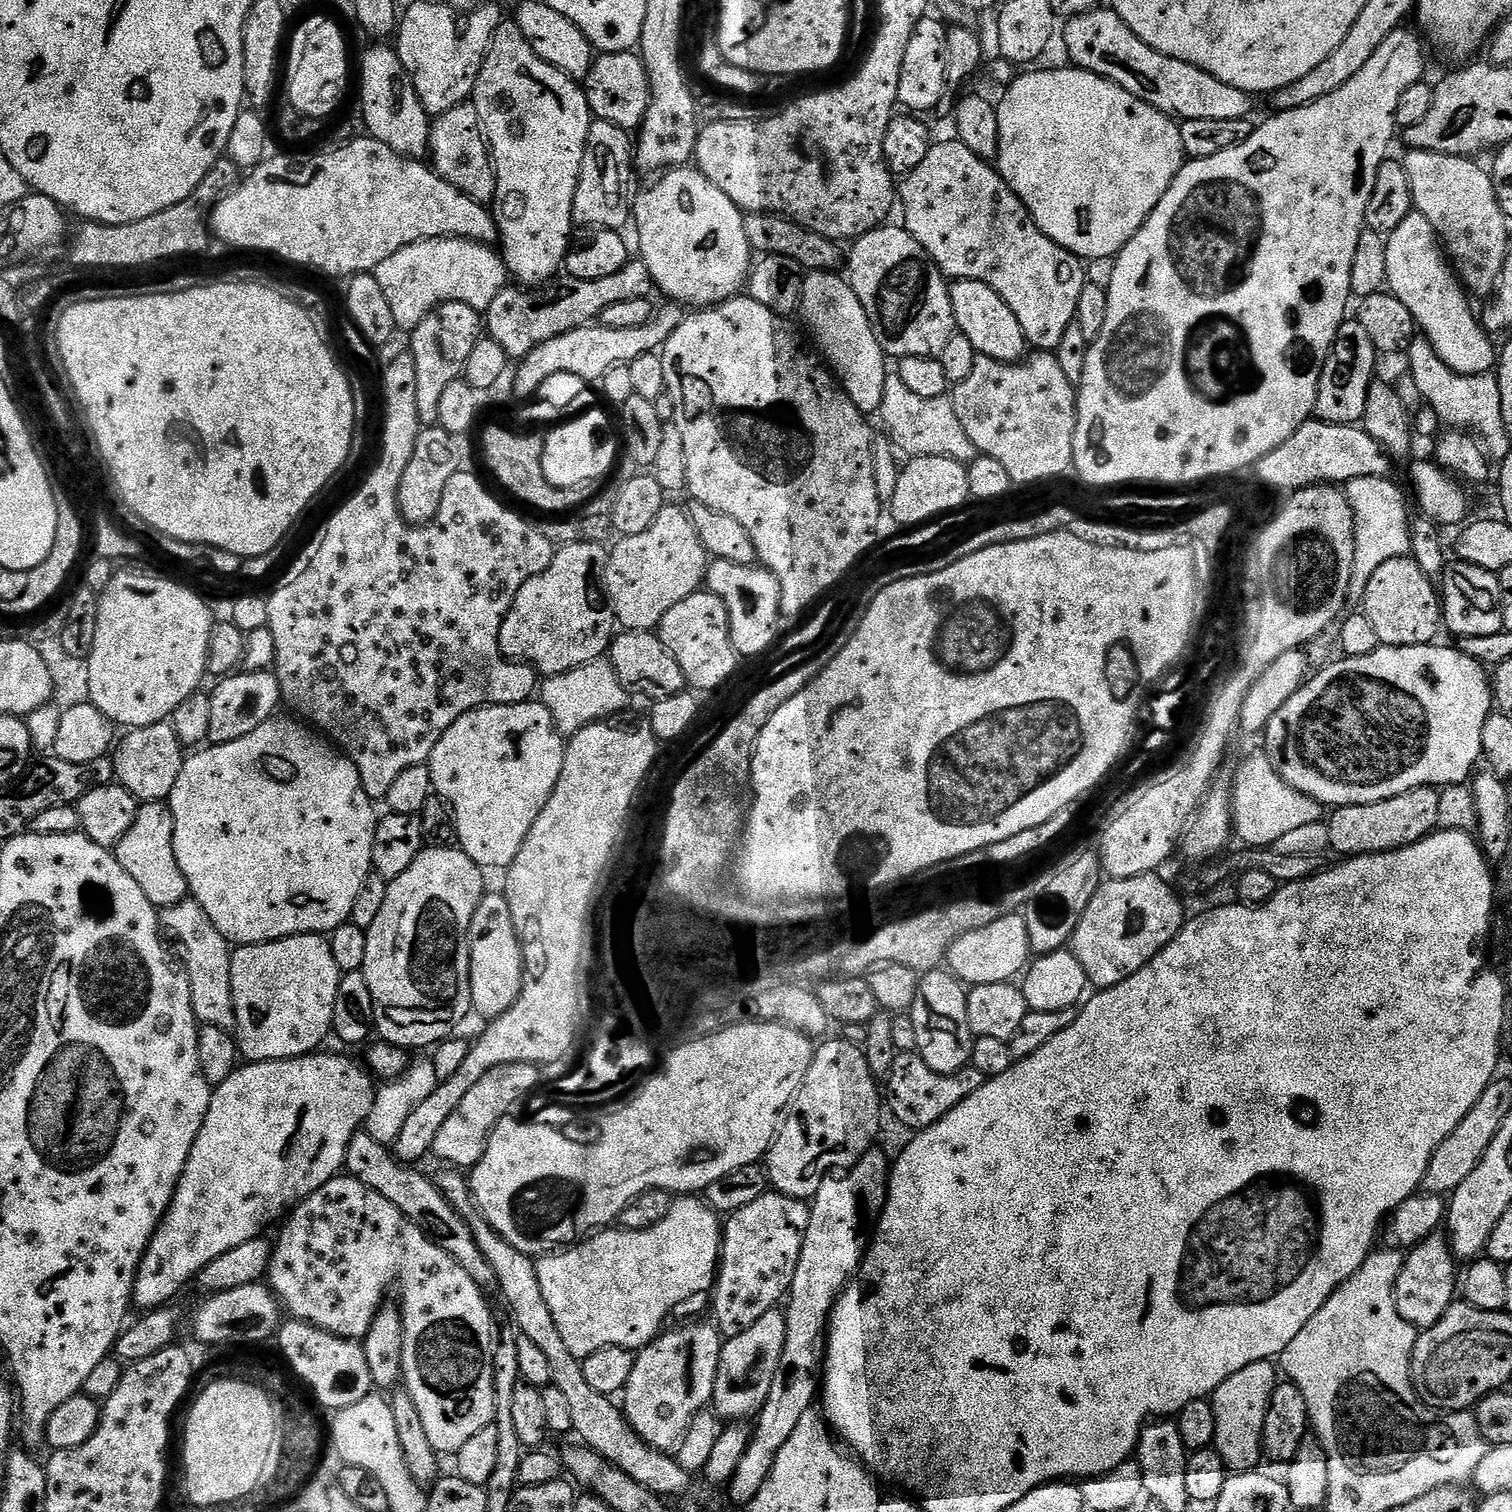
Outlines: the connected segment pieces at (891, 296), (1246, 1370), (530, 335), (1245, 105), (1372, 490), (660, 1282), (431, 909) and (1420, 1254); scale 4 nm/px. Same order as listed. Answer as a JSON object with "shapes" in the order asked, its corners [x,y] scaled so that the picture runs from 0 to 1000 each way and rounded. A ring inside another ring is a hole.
{"shapes":[[[[587,150],[579,151],[563,162],[563,170],[561,172],[560,185],[563,188],[567,200],[570,200],[570,205],[573,205],[573,210],[575,210],[578,224],[581,224],[585,236],[618,235],[621,237],[626,226],[628,226],[628,224],[633,219],[631,205],[628,202],[628,186],[622,177],[616,173],[614,167],[601,154],[600,151]]],[[[833,899],[827,903],[821,903],[819,909],[813,909],[808,917],[802,921],[804,961],[808,964],[813,974],[830,974],[834,970],[836,959],[836,944],[840,925],[845,915],[845,905],[841,899]]],[[[423,171],[416,171],[415,175],[409,179],[409,181],[403,181],[401,184],[372,185],[368,185],[364,188],[365,194],[360,201],[357,201],[357,196],[354,194],[356,192],[350,192],[347,189],[337,189],[331,192],[329,197],[327,197],[327,200],[323,203],[322,222],[328,225],[329,229],[332,229],[333,233],[339,239],[346,238],[354,230],[358,229],[358,226],[364,226],[364,224],[369,224],[380,217],[390,216],[392,213],[396,212],[398,207],[403,202],[409,202],[409,200],[425,198],[431,196],[431,193],[433,193],[430,179]]],[[[728,4],[721,7],[715,11],[710,11],[703,17],[702,24],[704,21],[704,32],[706,34],[706,37],[710,43],[713,45],[718,45],[719,48],[726,49],[750,62],[755,67],[763,70],[766,73],[771,74],[772,77],[782,81],[789,79],[790,78],[798,78],[802,81],[813,81],[814,79],[825,79],[829,75],[828,66],[829,64],[821,60],[816,60],[816,57],[811,57],[811,54],[806,54],[803,49],[798,49],[798,46],[792,46],[792,44],[787,44],[787,41],[779,41],[779,38],[769,36],[763,33],[742,12],[736,8],[735,5]]],[[[907,315],[906,316],[896,316],[892,320],[888,321],[888,325],[893,332],[893,337],[896,343],[896,377],[893,382],[893,390],[892,396],[894,398],[899,398],[902,396],[902,391],[911,378],[911,374],[919,372],[919,369],[927,369],[932,367],[934,364],[934,344],[931,341],[931,332],[929,329],[929,325],[921,318],[921,316],[915,315]]],[[[452,790],[449,792],[445,793],[443,800],[440,803],[440,806],[438,806],[438,808],[435,808],[427,813],[417,815],[414,812],[405,811],[401,813],[397,813],[394,816],[390,817],[386,821],[382,821],[378,824],[374,825],[372,827],[368,827],[364,829],[360,829],[356,831],[356,833],[354,833],[356,851],[358,851],[358,858],[361,858],[361,864],[364,864],[364,869],[366,872],[366,877],[369,877],[369,882],[372,882],[372,885],[374,887],[374,890],[376,892],[377,896],[380,896],[384,901],[390,896],[393,896],[393,893],[398,893],[400,890],[411,890],[412,892],[423,893],[427,892],[430,887],[437,883],[438,879],[440,878],[439,872],[440,872],[449,862],[454,862],[457,857],[460,857],[462,854],[466,854],[466,855],[468,855],[469,853],[472,851],[474,841],[476,838],[477,822],[477,805],[472,802],[462,790]]],[[[283,560],[271,570],[271,575],[269,578],[263,578],[255,589],[255,597],[253,597],[253,602],[250,607],[242,614],[242,636],[240,639],[240,644],[242,647],[242,652],[245,652],[245,660],[247,663],[247,671],[246,677],[249,686],[255,690],[260,690],[268,694],[272,693],[283,693],[296,688],[299,683],[307,675],[307,671],[312,669],[312,658],[311,657],[311,631],[310,630],[310,616],[311,615],[311,607],[313,607],[313,602],[316,602],[316,597],[320,593],[321,585],[320,585],[321,575],[317,574],[310,565],[304,563],[302,560]]],[[[954,814],[943,819],[929,832],[929,837],[923,846],[923,866],[930,874],[938,880],[947,878],[956,869],[964,857],[964,834],[960,830],[960,824]]]]}

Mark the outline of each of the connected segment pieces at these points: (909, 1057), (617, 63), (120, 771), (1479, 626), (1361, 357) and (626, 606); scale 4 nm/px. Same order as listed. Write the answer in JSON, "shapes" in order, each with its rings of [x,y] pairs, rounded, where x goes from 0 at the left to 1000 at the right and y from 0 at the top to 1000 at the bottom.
{"shapes":[[[[593,696],[586,712],[586,733],[590,735],[591,739],[598,746],[614,746],[620,742],[620,739],[628,737],[634,729],[642,726],[642,724],[644,724],[651,714],[647,707],[642,705],[631,710],[620,710],[620,708],[615,708],[615,705],[612,705],[608,696]]],[[[420,34],[395,36],[392,40],[392,46],[389,47],[388,52],[385,54],[385,58],[389,65],[389,72],[394,79],[400,79],[413,86],[421,86],[425,82],[430,59],[426,41]]],[[[108,477],[99,480],[88,481],[76,494],[75,505],[77,518],[86,522],[93,531],[106,531],[113,525],[123,500],[122,493],[117,488],[113,478]]],[[[961,370],[956,372],[954,386],[954,413],[963,422],[985,421],[995,417],[992,382],[990,379],[980,377],[980,374],[975,374],[969,370]]],[[[896,210],[890,211],[881,227],[880,234],[872,253],[870,277],[880,280],[899,281],[903,274],[903,263],[906,261],[907,252],[911,251],[910,237],[911,233],[909,226],[903,222],[903,218]]],[[[440,335],[433,343],[430,351],[408,356],[407,363],[402,366],[402,374],[398,379],[398,389],[401,399],[413,416],[428,418],[436,416],[443,401],[464,391],[467,384],[470,368],[451,335]]]]}

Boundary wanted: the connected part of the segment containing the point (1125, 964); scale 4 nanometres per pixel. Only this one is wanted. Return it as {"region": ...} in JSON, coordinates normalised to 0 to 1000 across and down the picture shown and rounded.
{"region":[[[759,577],[750,581],[733,581],[721,594],[721,599],[718,599],[718,604],[713,610],[708,622],[708,628],[710,634],[718,642],[718,647],[723,654],[736,653],[745,649],[755,639],[758,639],[780,618],[784,610],[783,598],[778,593],[778,590],[767,580],[767,578]]]}

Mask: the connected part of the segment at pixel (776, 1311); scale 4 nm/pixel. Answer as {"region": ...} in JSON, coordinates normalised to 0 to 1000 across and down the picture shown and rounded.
{"region":[[[515,864],[510,865],[496,880],[491,880],[491,882],[485,884],[478,887],[475,898],[475,909],[472,914],[472,922],[471,923],[470,931],[473,932],[477,937],[481,938],[481,940],[492,940],[492,938],[499,937],[503,933],[503,931],[507,927],[509,922],[509,914],[515,906],[515,901],[517,898],[517,893],[520,888],[520,872]]]}

